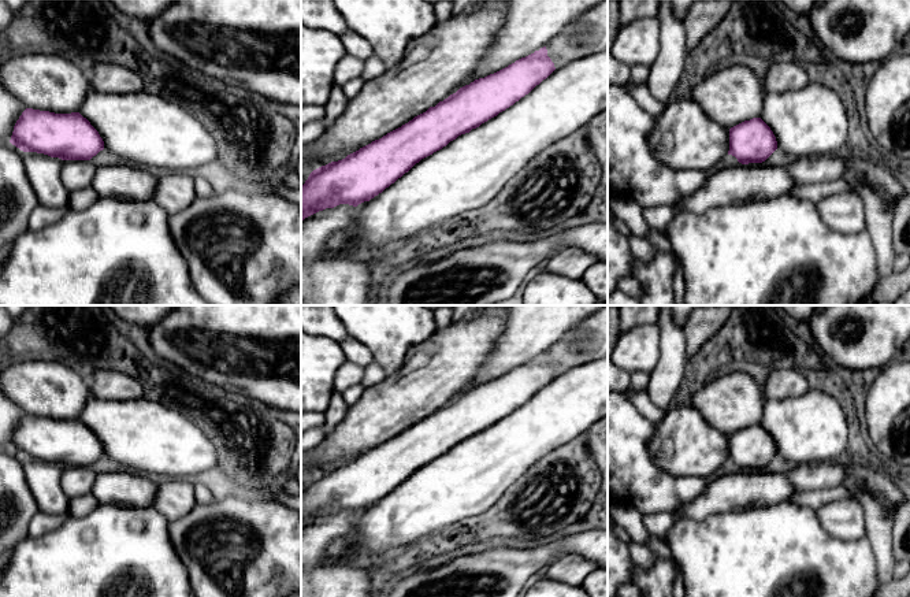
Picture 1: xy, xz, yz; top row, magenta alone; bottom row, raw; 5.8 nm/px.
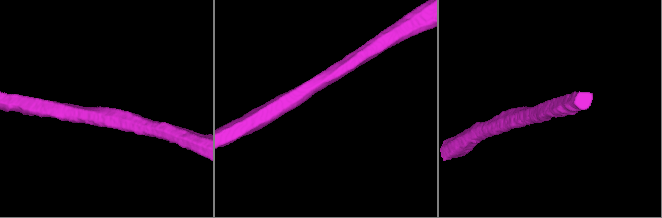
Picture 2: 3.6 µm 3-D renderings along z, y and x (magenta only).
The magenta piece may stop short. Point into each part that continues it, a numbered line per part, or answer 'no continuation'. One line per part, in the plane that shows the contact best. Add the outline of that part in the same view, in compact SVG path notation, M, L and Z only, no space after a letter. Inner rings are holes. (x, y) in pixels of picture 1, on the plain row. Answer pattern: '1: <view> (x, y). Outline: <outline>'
no continuation

